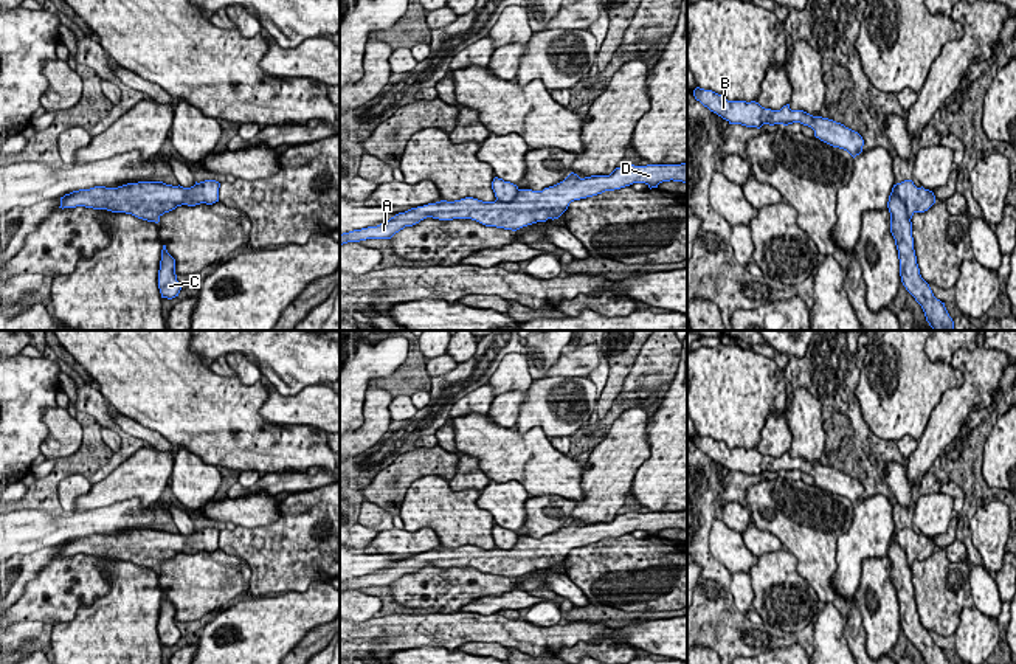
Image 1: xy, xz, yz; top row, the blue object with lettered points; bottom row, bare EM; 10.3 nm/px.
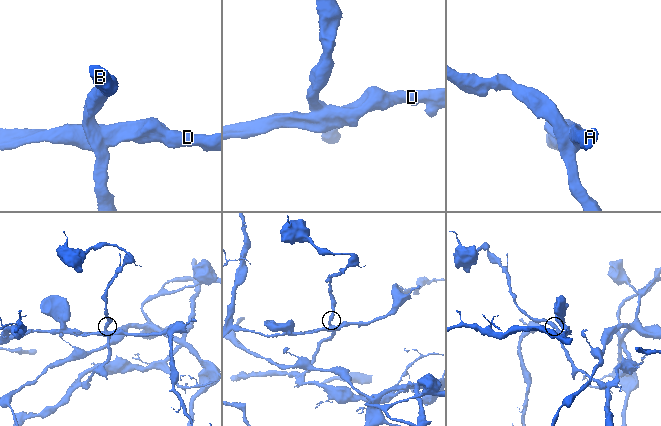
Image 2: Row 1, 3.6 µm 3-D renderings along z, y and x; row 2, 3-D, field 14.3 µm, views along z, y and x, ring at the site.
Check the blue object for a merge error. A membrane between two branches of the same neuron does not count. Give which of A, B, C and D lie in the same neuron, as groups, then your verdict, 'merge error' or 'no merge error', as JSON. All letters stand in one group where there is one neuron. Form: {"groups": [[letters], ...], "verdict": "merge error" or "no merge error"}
{"groups": [["A", "B", "C", "D"]], "verdict": "no merge error"}

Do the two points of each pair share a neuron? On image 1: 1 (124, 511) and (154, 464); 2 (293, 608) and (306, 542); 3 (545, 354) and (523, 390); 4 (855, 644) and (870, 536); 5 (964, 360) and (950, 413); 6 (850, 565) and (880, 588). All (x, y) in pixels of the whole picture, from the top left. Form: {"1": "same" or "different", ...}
{"1": "different", "2": "different", "3": "different", "4": "different", "5": "same", "6": "different"}

